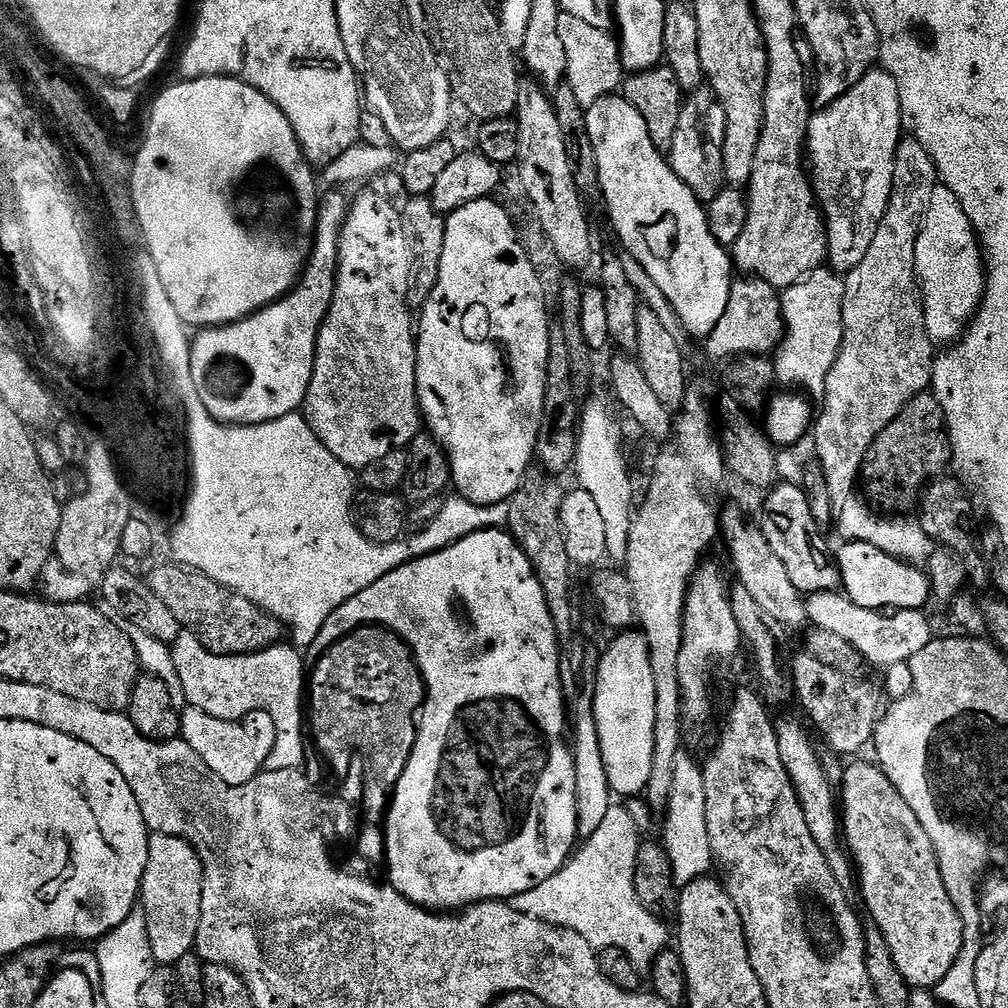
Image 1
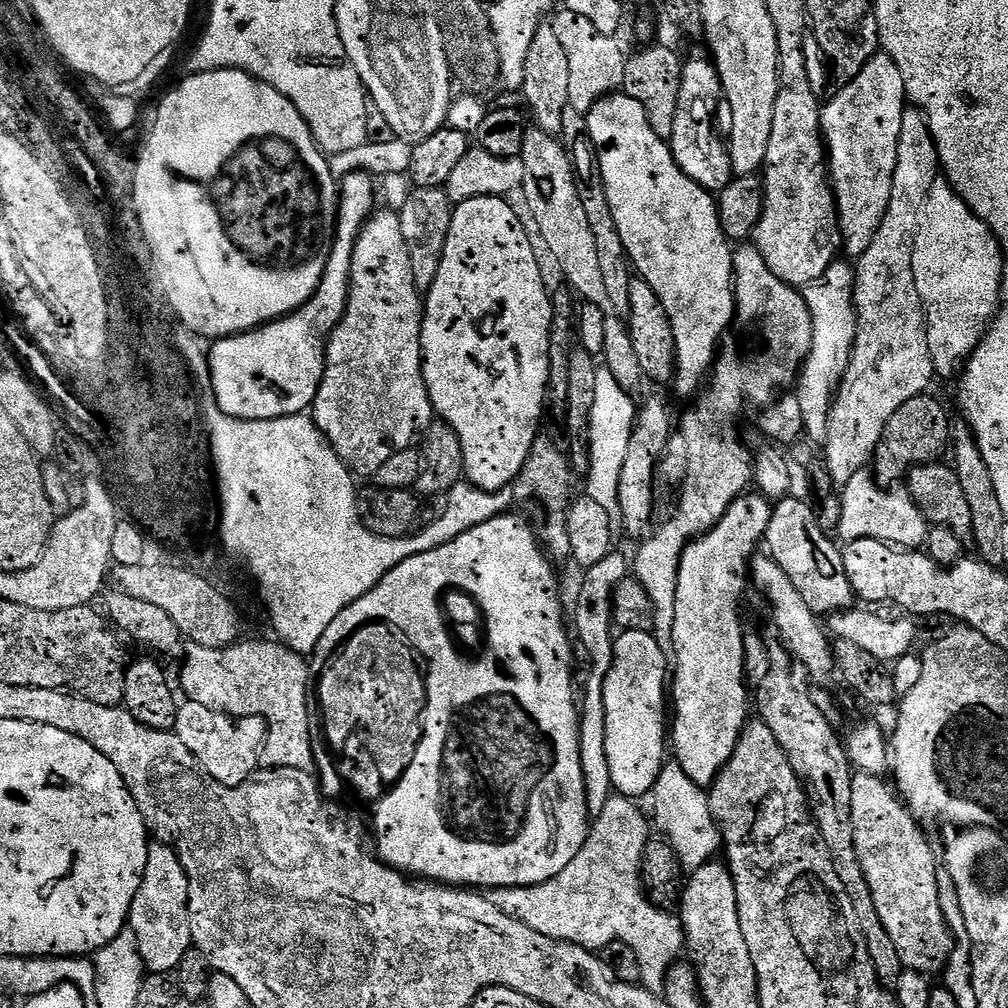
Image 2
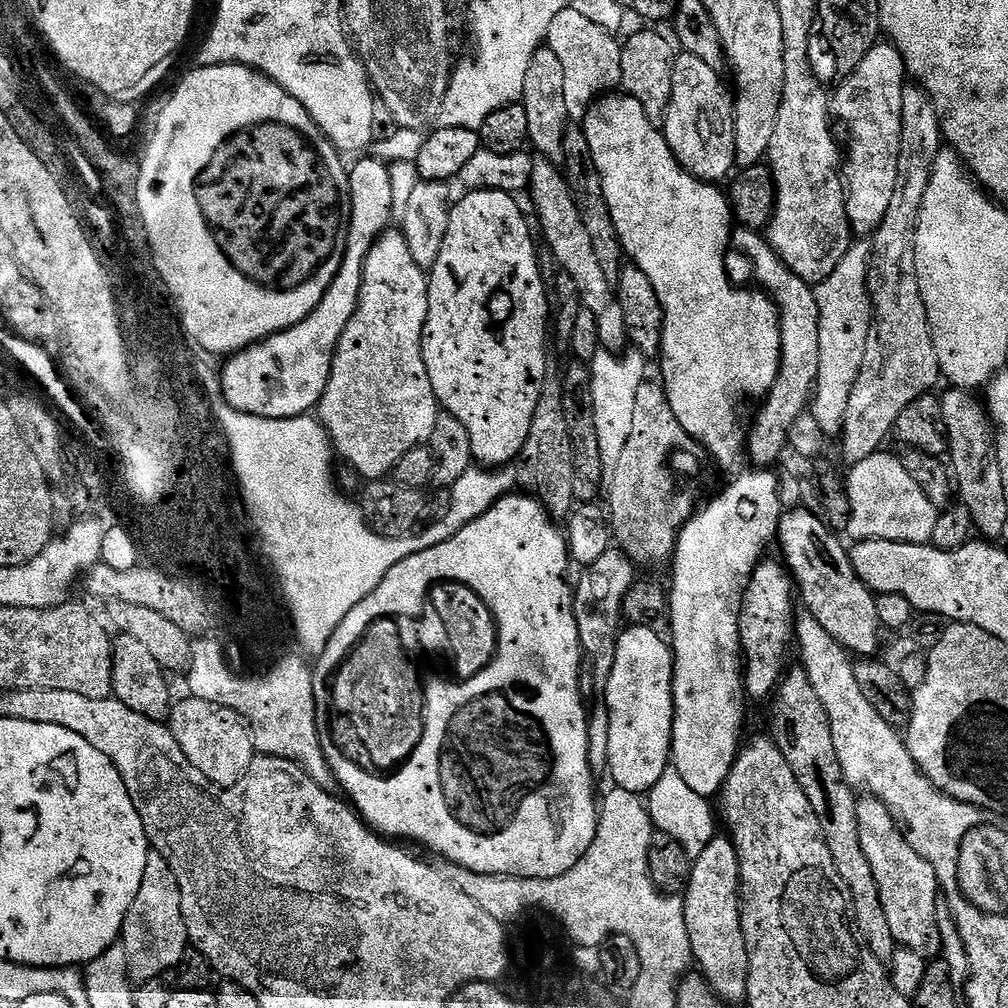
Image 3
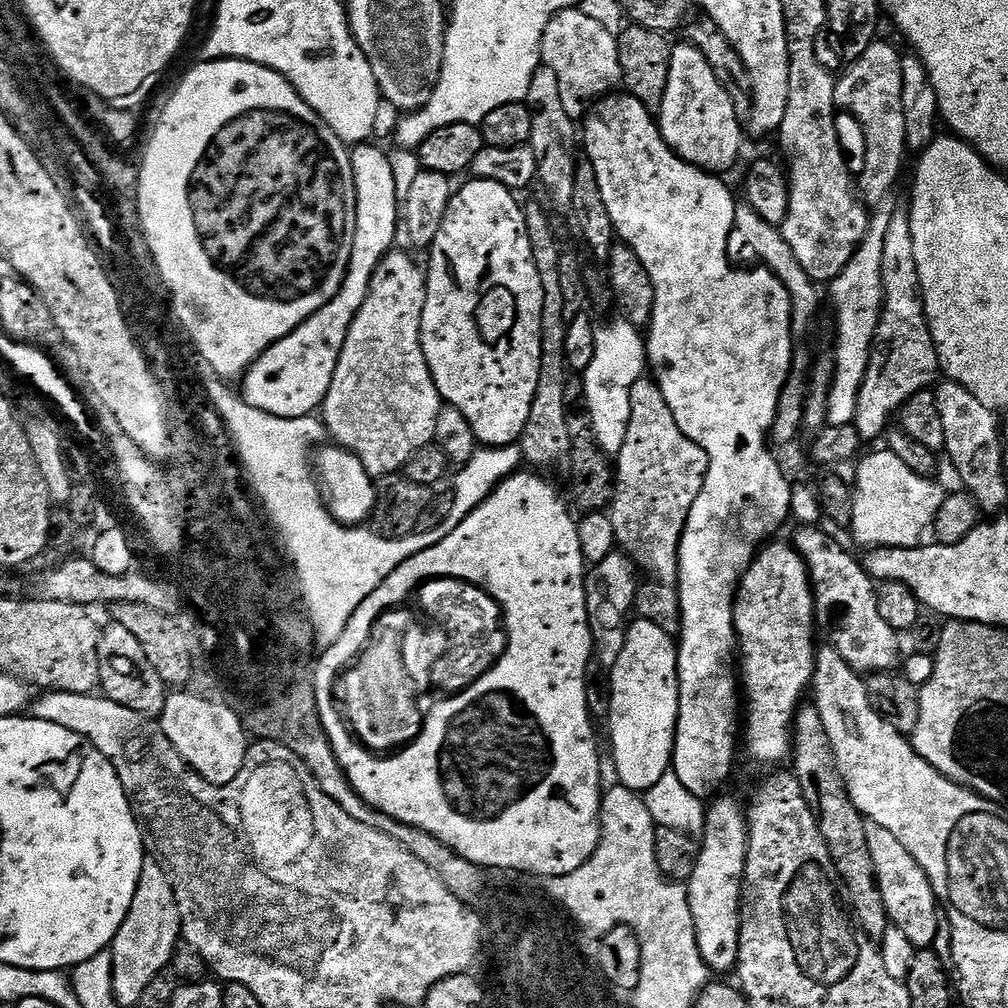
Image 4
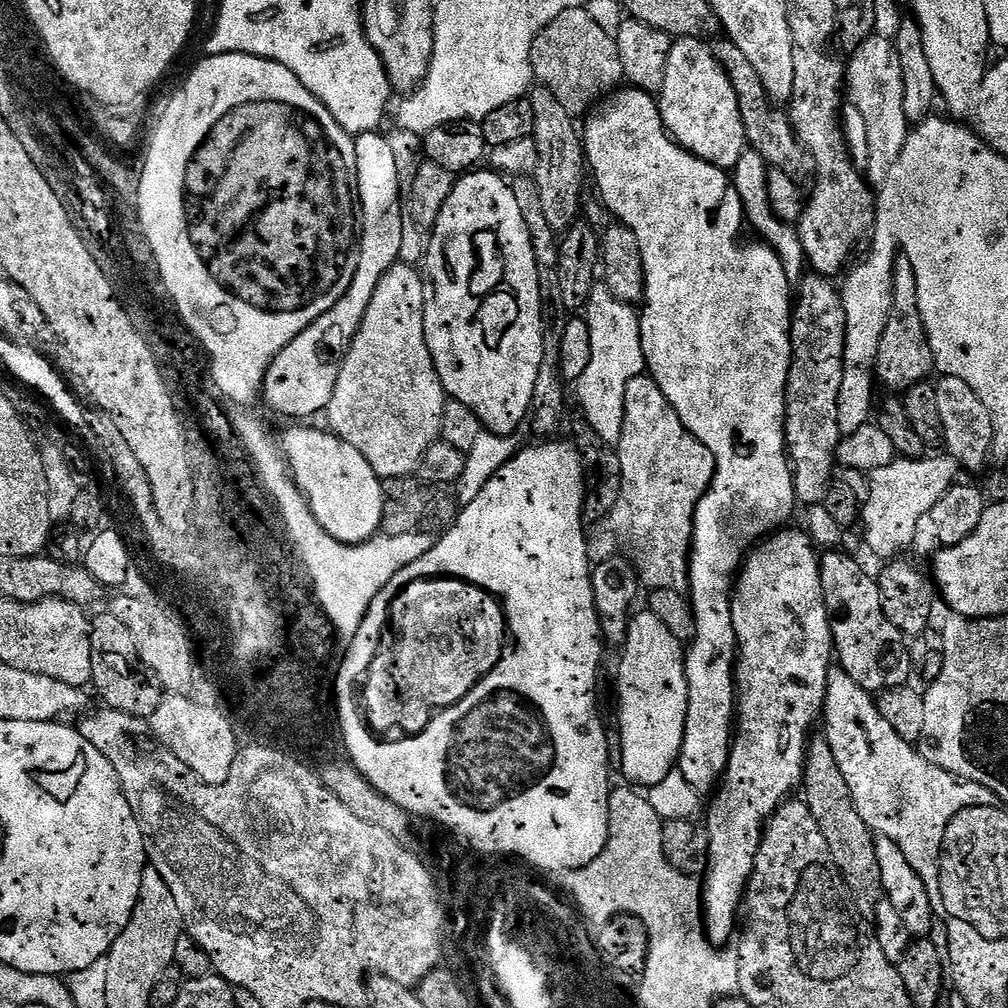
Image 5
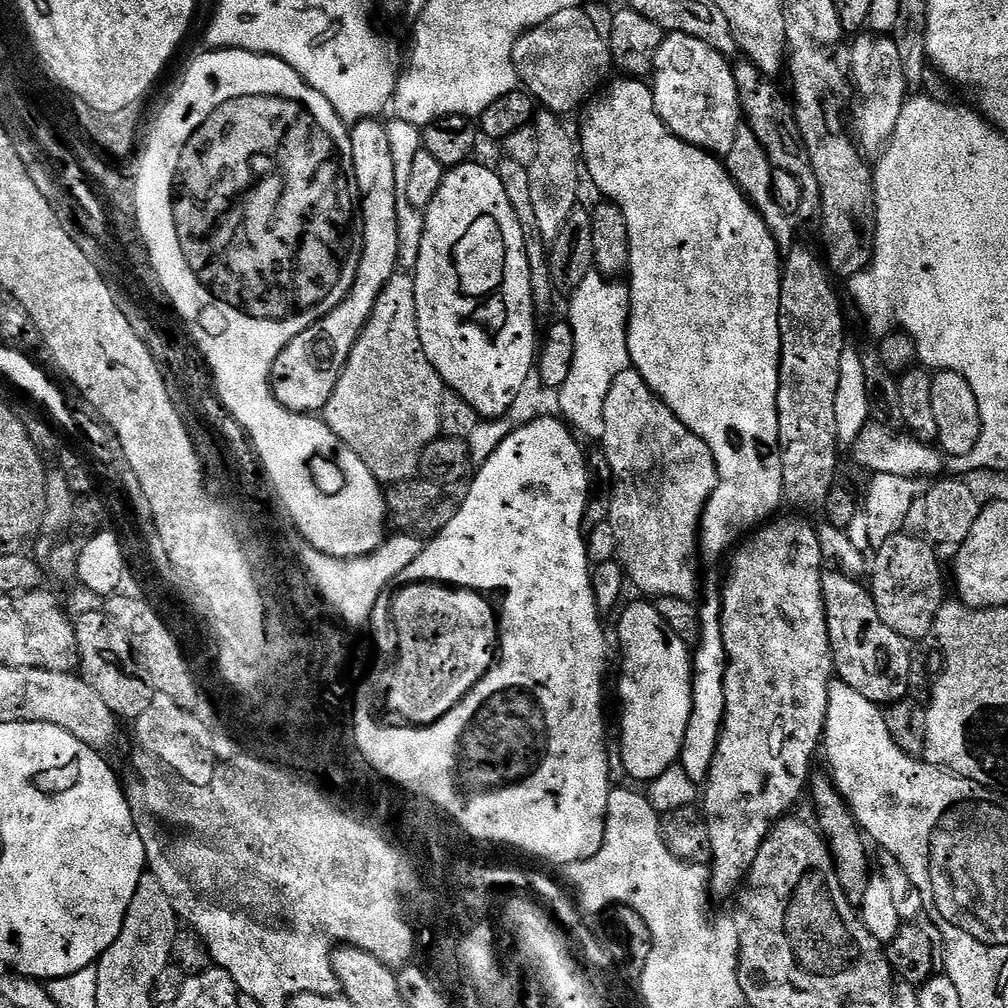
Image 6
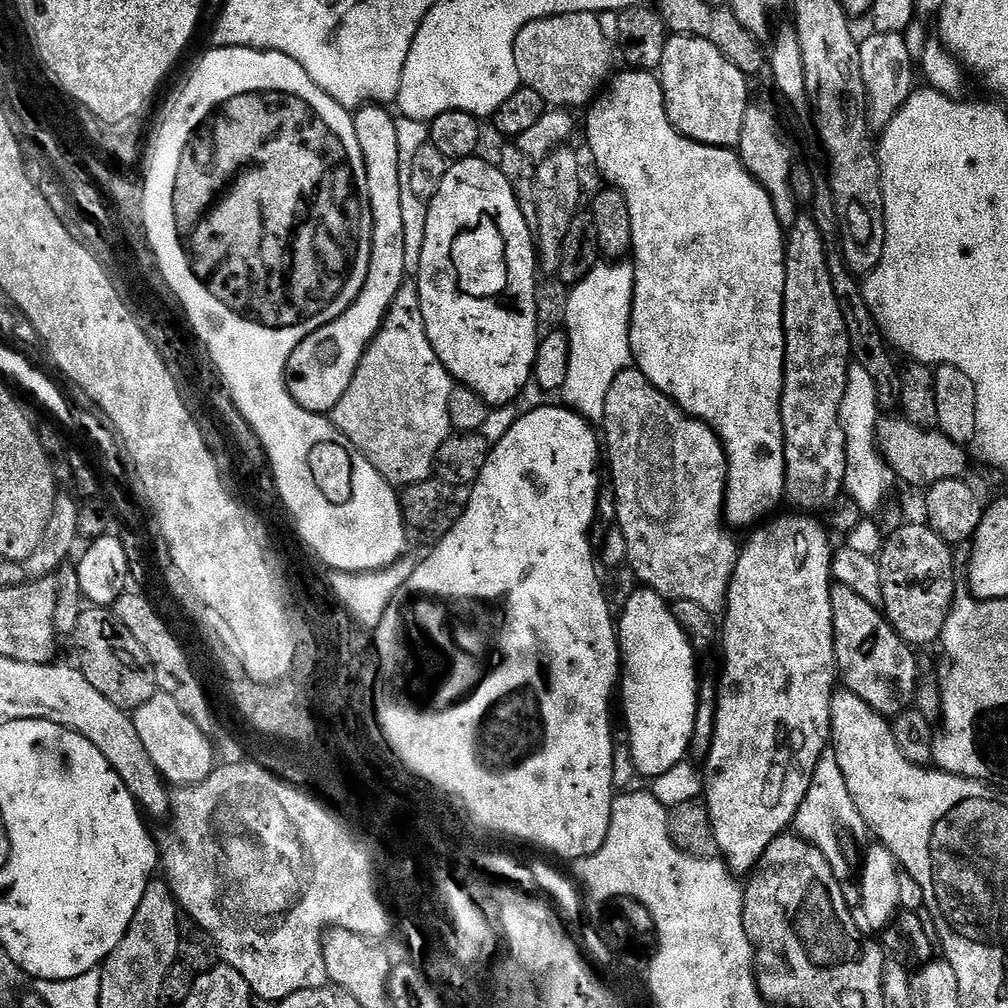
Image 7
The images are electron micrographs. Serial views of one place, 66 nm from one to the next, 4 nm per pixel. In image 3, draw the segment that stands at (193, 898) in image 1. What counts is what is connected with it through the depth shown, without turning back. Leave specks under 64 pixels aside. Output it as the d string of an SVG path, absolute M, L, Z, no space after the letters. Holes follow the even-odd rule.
M158 850L149 851L146 870L142 870L142 886L124 919L122 943L126 950L128 975L137 985L146 983L179 965L190 941L186 922L182 918L182 894L174 870L170 870L168 859Z

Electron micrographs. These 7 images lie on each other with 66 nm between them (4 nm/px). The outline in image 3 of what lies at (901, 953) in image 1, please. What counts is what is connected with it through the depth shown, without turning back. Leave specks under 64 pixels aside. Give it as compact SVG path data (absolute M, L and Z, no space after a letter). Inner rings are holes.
M864 794L857 799L858 834L862 838L862 850L870 862L870 870L874 870L874 879L878 881L878 894L882 894L882 910L886 910L886 918L890 921L890 934L894 934L897 945L909 948L914 954L925 958L936 958L940 952L940 916L936 913L936 903L941 903L940 883L936 880L936 871L930 862L914 850L902 831L892 812L871 794Z

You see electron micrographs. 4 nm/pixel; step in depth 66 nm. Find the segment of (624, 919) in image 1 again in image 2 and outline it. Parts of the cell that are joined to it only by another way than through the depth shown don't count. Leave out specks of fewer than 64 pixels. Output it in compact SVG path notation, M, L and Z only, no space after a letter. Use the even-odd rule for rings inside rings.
M613 794L606 806L595 813L586 842L582 850L578 850L578 858L574 858L562 874L534 886L493 888L487 898L502 914L518 918L518 922L530 926L530 930L546 934L552 940L587 945L588 928L596 928L601 945L620 940L630 946L638 958L640 984L649 990L660 990L664 976L685 951L684 925L679 915L657 908L644 891L640 859L650 839L650 820L640 813L636 804L639 803L635 799Z

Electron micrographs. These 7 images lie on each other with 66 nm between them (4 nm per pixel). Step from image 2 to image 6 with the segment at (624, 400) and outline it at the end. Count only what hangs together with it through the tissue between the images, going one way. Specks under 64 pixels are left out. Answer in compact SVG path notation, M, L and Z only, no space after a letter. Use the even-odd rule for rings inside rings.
M603 274L585 278L571 293L567 323L572 326L576 350L570 378L558 389L563 419L581 437L589 436L596 442L606 434L606 398L614 378L630 367L628 358L628 290L629 285ZM580 432L581 434L580 434ZM584 435L584 436L583 436Z

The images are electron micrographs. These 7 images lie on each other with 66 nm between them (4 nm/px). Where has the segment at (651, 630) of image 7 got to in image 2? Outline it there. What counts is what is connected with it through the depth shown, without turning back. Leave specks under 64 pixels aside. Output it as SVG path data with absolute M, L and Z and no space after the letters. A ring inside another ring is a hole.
M621 631L615 637L612 646L612 669L606 678L604 687L604 697L606 698L606 759L610 761L610 778L612 779L613 789L621 796L629 798L647 797L651 793L652 787L656 785L656 779L660 777L660 770L666 763L664 748L666 752L666 720L664 724L664 700L666 704L666 685L670 680L670 660L662 650L662 646L656 640L652 632L626 632Z

